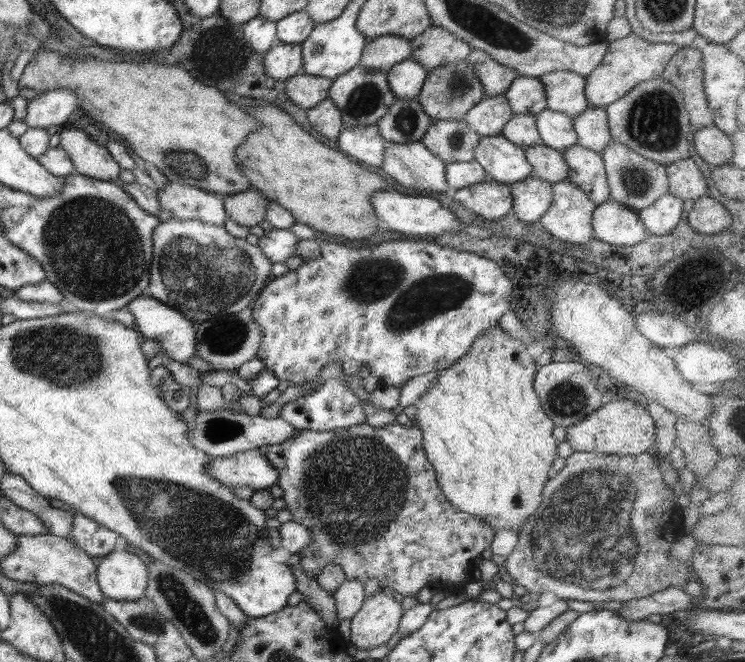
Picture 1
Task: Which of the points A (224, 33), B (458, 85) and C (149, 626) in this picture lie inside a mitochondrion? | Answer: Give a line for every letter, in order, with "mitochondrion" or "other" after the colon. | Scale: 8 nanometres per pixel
A: other
B: mitochondrion
C: mitochondrion

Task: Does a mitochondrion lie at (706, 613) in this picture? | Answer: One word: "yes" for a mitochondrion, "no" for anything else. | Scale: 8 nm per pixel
no

